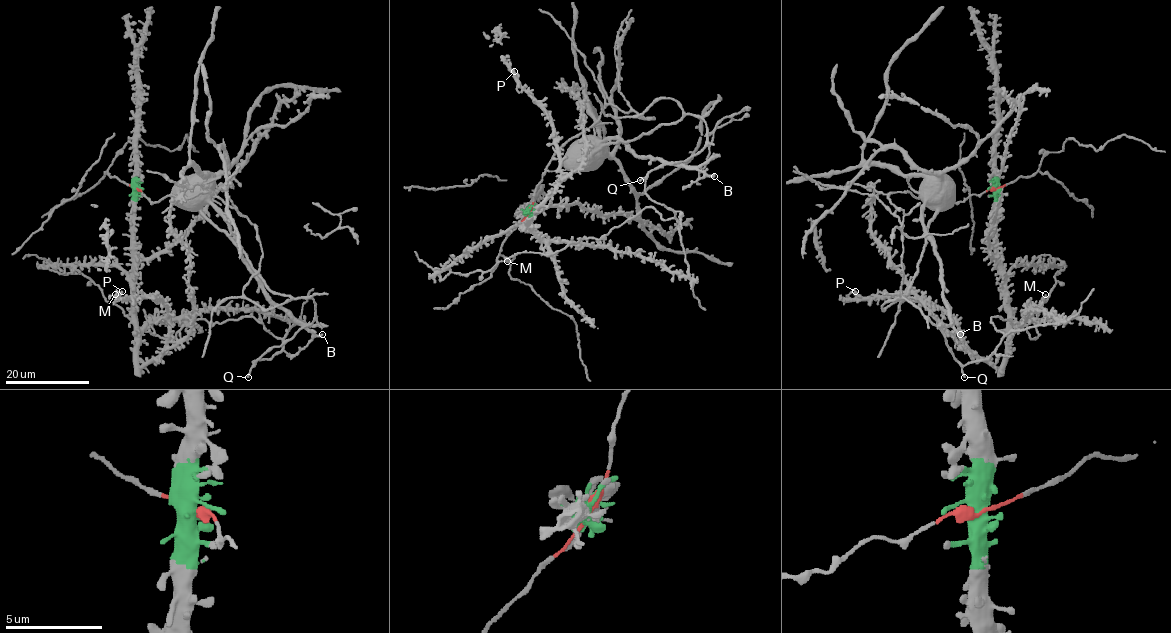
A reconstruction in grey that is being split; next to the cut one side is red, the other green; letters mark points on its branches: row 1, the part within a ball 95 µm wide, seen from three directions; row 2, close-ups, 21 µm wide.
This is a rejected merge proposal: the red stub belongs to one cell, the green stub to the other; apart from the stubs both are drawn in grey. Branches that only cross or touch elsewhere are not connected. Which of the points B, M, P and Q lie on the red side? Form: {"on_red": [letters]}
{"on_red": ["B", "M", "Q"]}

